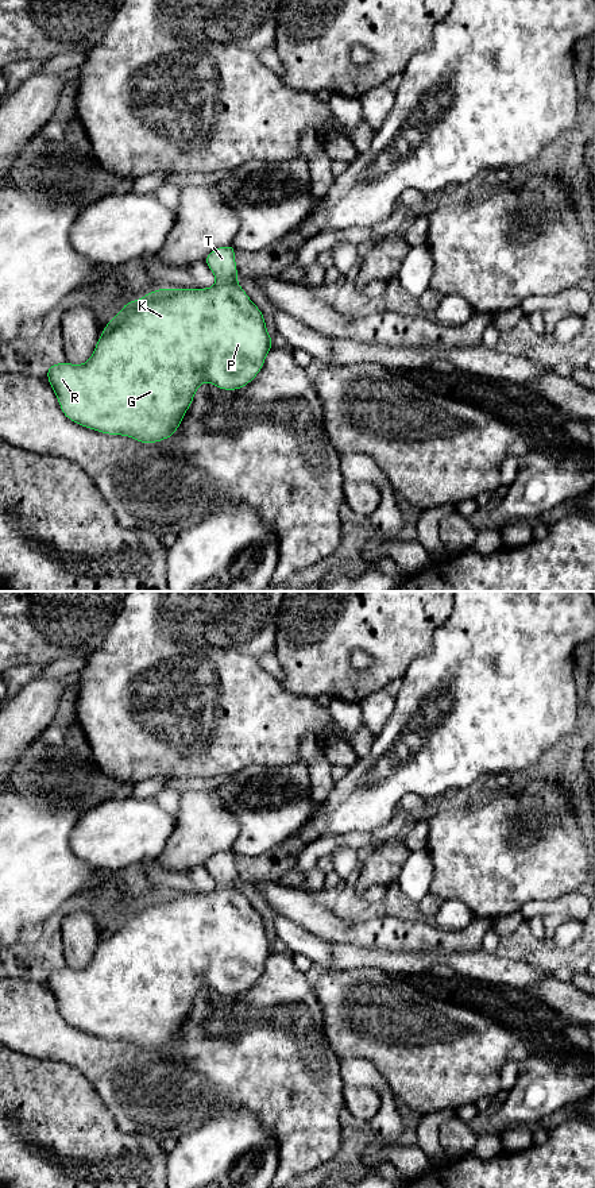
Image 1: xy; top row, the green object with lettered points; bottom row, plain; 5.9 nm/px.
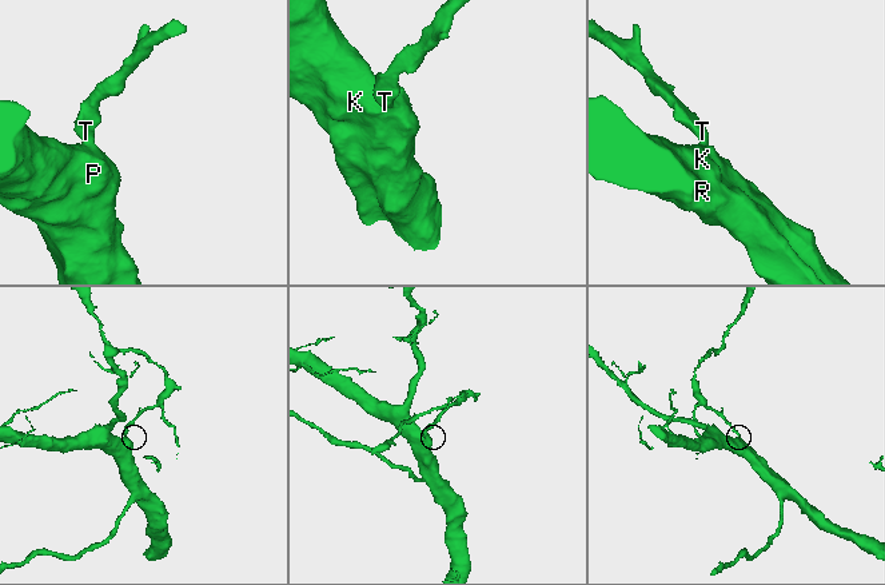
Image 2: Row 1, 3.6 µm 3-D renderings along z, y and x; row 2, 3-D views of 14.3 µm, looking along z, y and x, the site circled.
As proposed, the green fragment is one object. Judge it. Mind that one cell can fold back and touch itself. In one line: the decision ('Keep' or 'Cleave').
Keep

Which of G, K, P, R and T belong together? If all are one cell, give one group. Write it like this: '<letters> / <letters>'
G K P R T

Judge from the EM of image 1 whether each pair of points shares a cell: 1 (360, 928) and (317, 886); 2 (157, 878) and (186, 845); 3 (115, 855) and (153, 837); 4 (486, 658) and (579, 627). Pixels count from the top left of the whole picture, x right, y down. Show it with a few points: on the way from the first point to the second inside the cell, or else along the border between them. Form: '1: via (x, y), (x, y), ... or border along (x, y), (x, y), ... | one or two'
1: border along (290, 886), (305, 888), (323, 897) | two
2: border along (155, 860), (174, 871), (196, 867) | two
3: via (124, 845), (132, 837), (143, 837) | one
4: via (509, 643), (525, 627), (556, 627) | one

